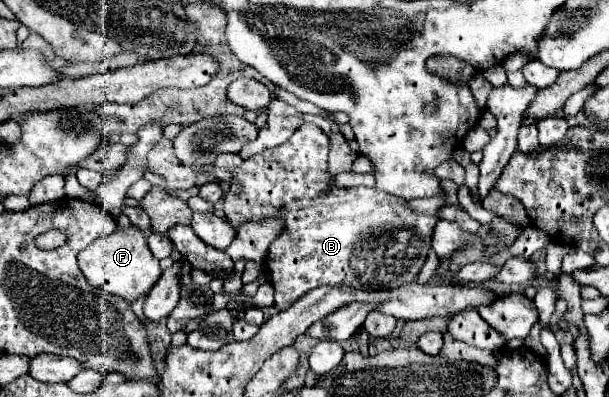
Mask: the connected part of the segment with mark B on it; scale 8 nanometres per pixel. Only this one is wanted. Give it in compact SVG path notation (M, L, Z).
M303 124L295 134L261 154L247 158L233 170L235 180L223 200L223 212L227 222L241 226L245 222L259 222L265 216L279 216L285 220L283 232L269 244L263 270L275 288L275 304L279 310L287 310L303 294L317 286L351 286L357 290L395 290L417 278L431 248L433 226L439 222L437 212L447 204L445 194L441 198L421 198L405 202L393 194L385 194L377 188L337 188L331 186L331 174L327 172L329 140L315 124Z

